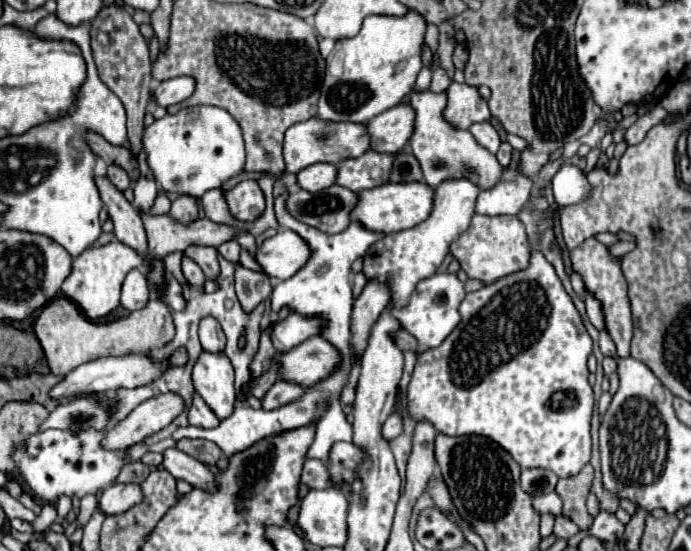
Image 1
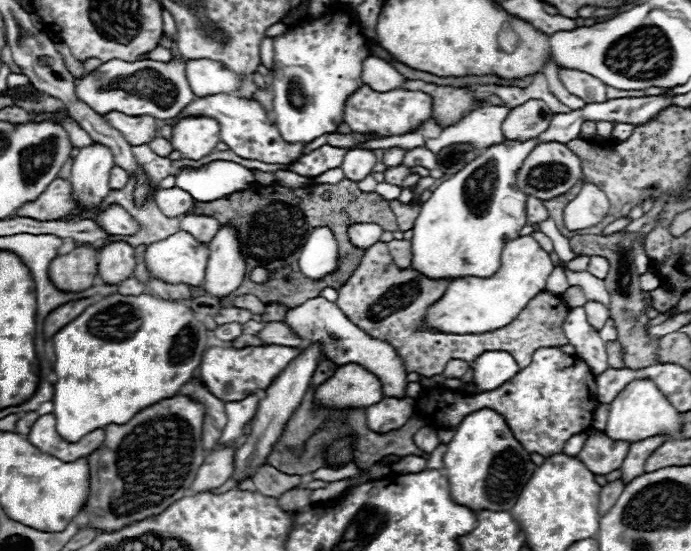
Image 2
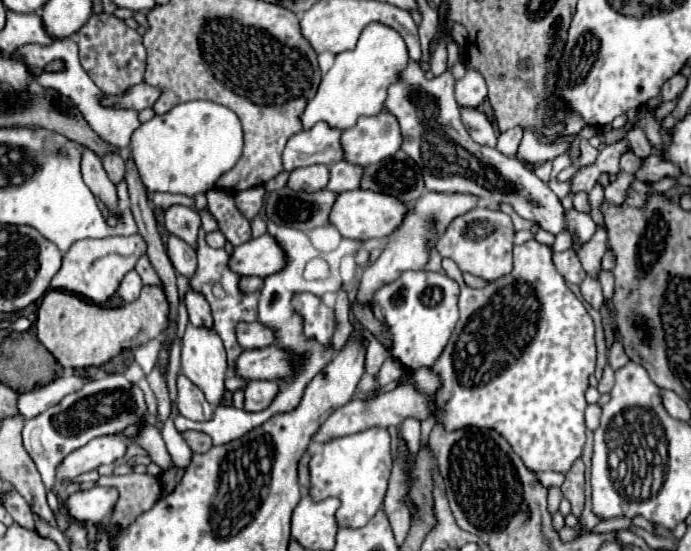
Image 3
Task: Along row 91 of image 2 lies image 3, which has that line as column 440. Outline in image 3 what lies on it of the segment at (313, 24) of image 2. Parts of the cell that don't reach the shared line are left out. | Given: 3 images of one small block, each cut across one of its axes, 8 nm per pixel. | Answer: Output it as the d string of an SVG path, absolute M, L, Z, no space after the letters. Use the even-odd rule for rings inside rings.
M426 270L402 272L398 280L384 284L374 292L370 308L392 338L392 358L396 358L408 372L414 372L422 366L432 366L444 352L458 320L458 294L460 288L452 278Z

